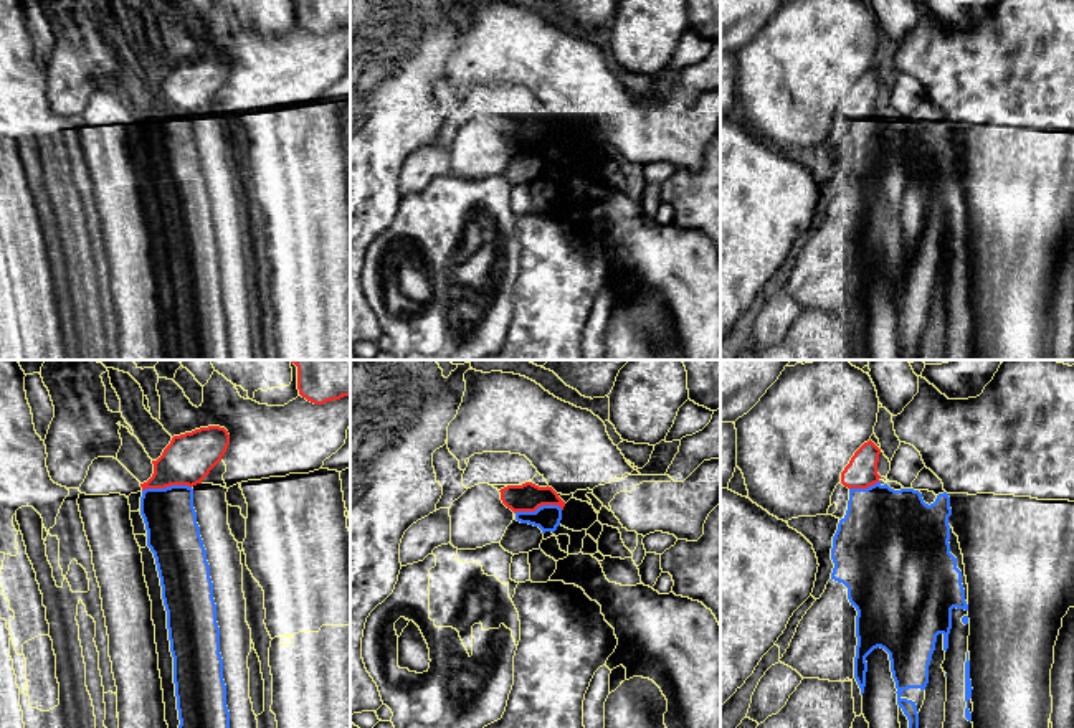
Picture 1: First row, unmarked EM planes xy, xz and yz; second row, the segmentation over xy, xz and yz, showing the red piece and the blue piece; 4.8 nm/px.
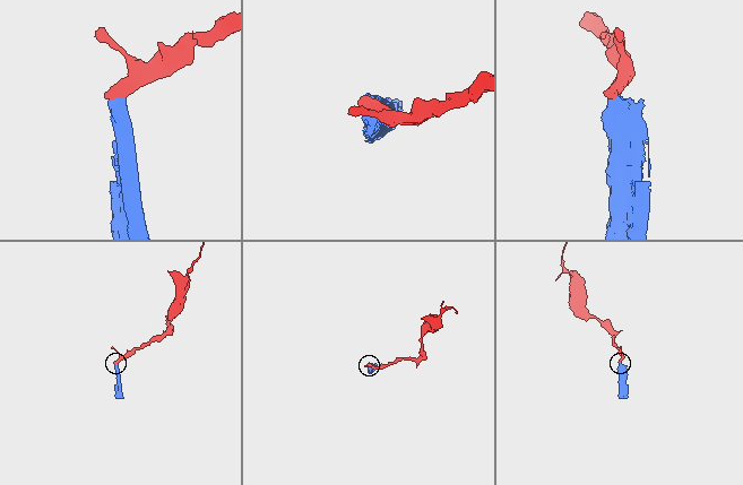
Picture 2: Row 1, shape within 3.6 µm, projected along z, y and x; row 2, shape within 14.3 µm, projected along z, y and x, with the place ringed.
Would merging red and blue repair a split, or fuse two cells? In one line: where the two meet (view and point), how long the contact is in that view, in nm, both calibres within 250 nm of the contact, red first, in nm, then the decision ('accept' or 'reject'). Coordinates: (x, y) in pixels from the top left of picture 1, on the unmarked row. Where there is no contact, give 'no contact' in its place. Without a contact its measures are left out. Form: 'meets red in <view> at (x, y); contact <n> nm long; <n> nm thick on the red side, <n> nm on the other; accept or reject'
meets red in xy at (166, 116); contact 240 nm long; 240 nm thick on the red side, 260 nm on the other; reject

